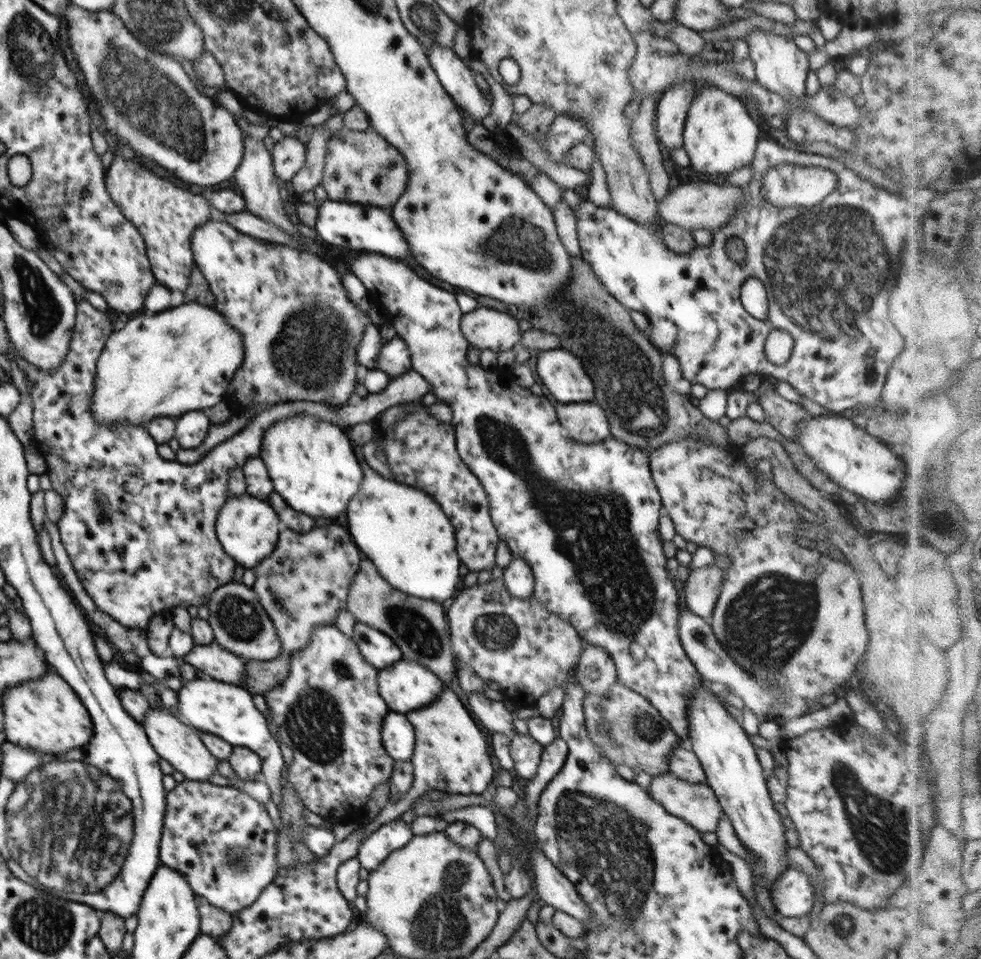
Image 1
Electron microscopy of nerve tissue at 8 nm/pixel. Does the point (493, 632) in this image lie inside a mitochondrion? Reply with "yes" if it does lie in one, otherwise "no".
yes

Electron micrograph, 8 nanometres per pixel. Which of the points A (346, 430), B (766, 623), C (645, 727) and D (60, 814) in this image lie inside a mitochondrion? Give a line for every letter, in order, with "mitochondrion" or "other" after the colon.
A: other
B: mitochondrion
C: mitochondrion
D: mitochondrion

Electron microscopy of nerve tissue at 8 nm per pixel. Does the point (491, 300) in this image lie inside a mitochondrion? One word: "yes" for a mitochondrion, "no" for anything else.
no

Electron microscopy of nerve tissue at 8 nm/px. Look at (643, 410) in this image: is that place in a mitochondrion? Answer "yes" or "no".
yes

